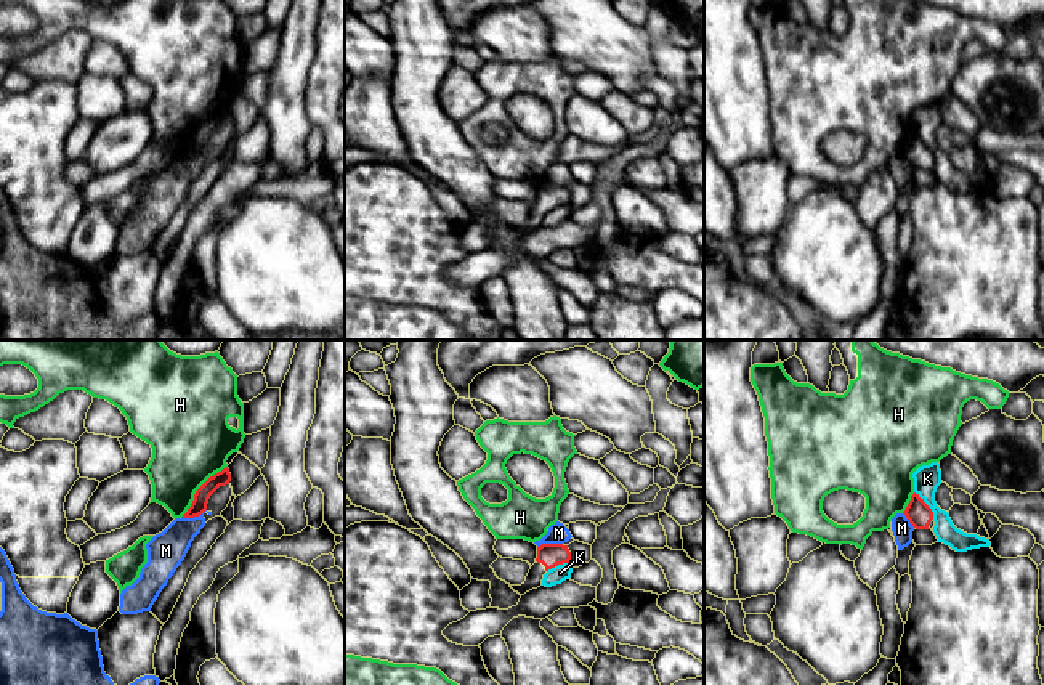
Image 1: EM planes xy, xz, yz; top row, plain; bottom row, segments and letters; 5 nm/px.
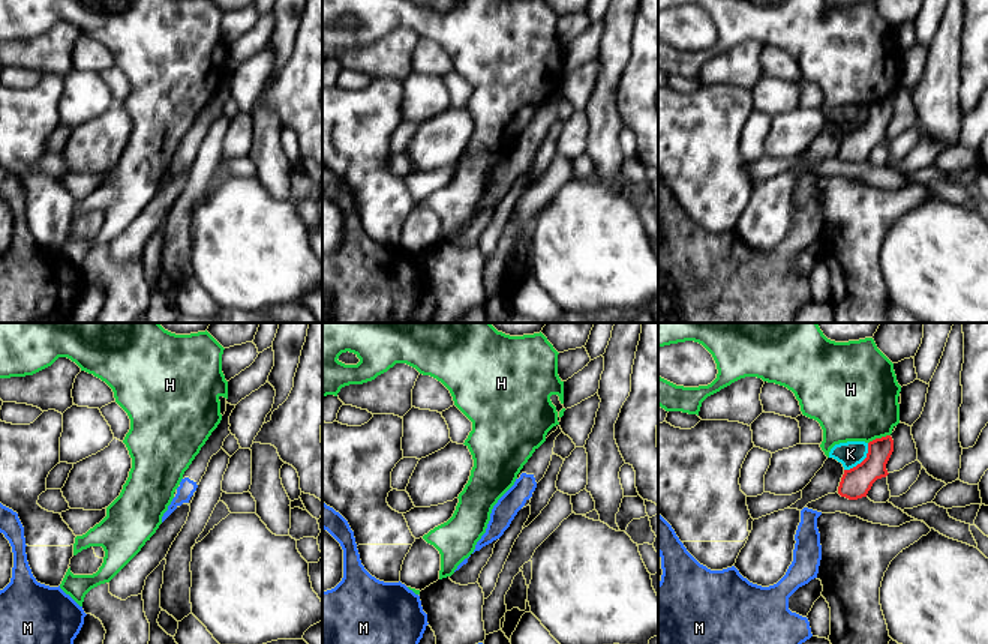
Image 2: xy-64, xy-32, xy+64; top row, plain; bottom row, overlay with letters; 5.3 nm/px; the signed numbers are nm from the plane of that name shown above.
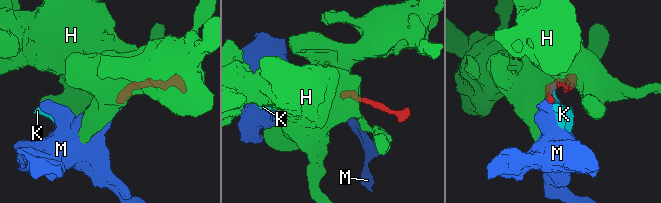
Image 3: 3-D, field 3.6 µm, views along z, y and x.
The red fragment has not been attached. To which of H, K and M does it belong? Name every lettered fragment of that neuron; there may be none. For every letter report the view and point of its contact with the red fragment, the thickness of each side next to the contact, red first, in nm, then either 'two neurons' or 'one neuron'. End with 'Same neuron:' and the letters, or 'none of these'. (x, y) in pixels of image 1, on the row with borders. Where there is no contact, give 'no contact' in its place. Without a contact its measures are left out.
H: contact xy (199, 488); calibres 80 and 400 nm; two neurons
K: contact yz (927, 506); calibres 120 and 140 nm; two neurons
M: contact xz (549, 544); calibres 120 and 100 nm; two neurons
Same neuron: none of these

